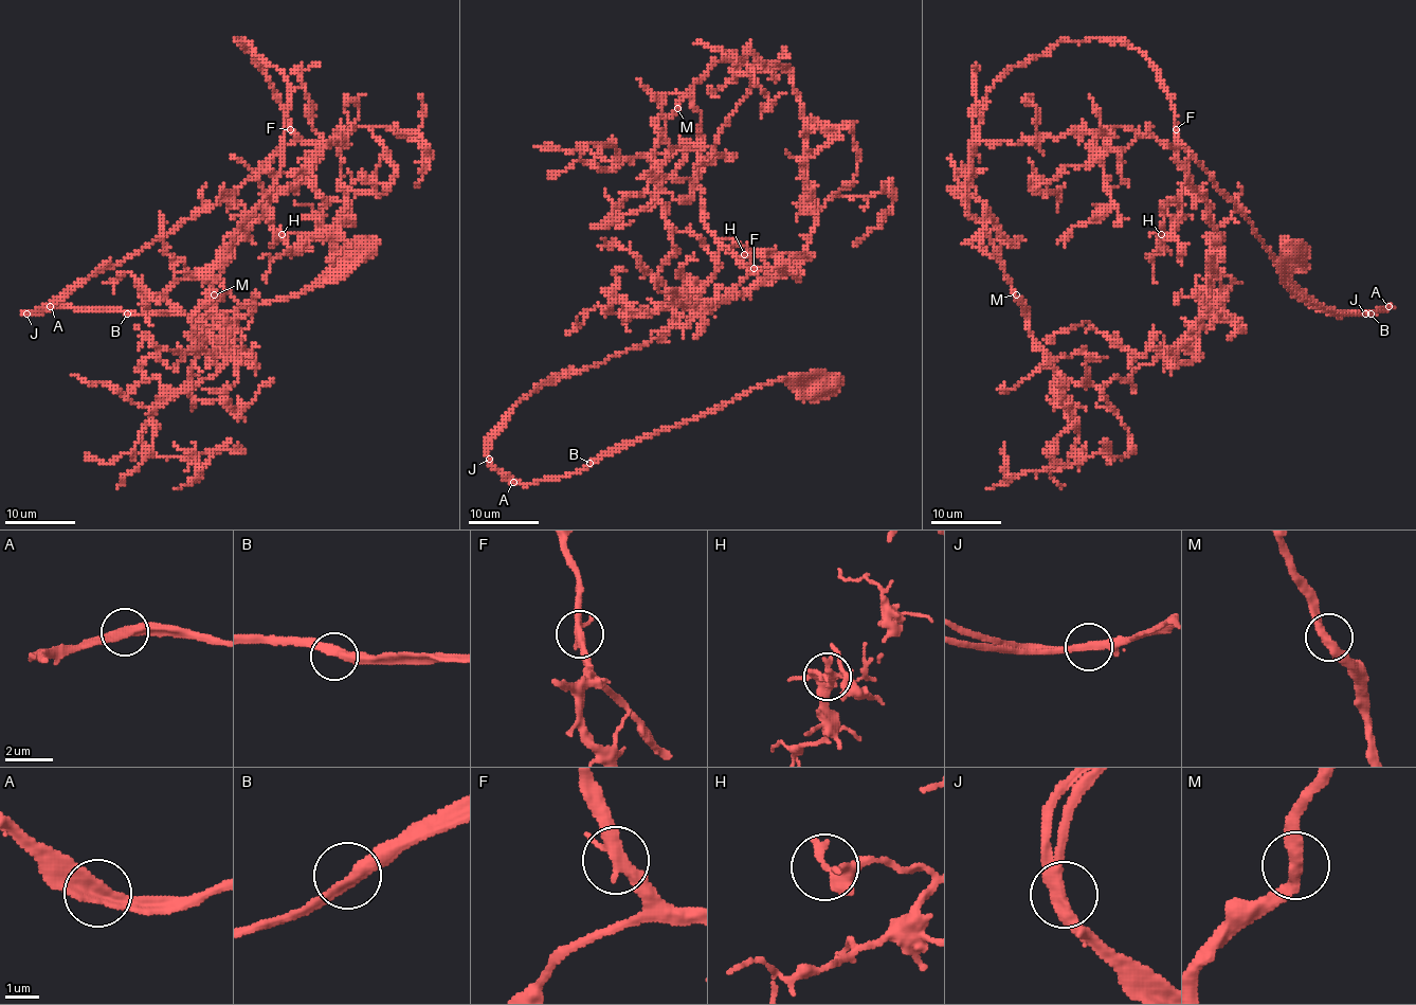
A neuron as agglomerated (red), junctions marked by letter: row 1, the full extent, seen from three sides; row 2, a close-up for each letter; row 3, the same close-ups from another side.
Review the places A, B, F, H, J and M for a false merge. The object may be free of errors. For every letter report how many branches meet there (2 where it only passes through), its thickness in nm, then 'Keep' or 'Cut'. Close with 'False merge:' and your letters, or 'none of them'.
A: Branches: 2. Thickness 340 nm. Keep
B: Branches: 2. Thickness 340 nm. Keep
F: Branches: 2. Thickness 340 nm. Keep
H: Branches: 2. Thickness 420 nm. Keep
J: Branches: 2. Thickness 360 nm. Cut
M: Branches: 2. Thickness 360 nm. Keep
False merge: J

